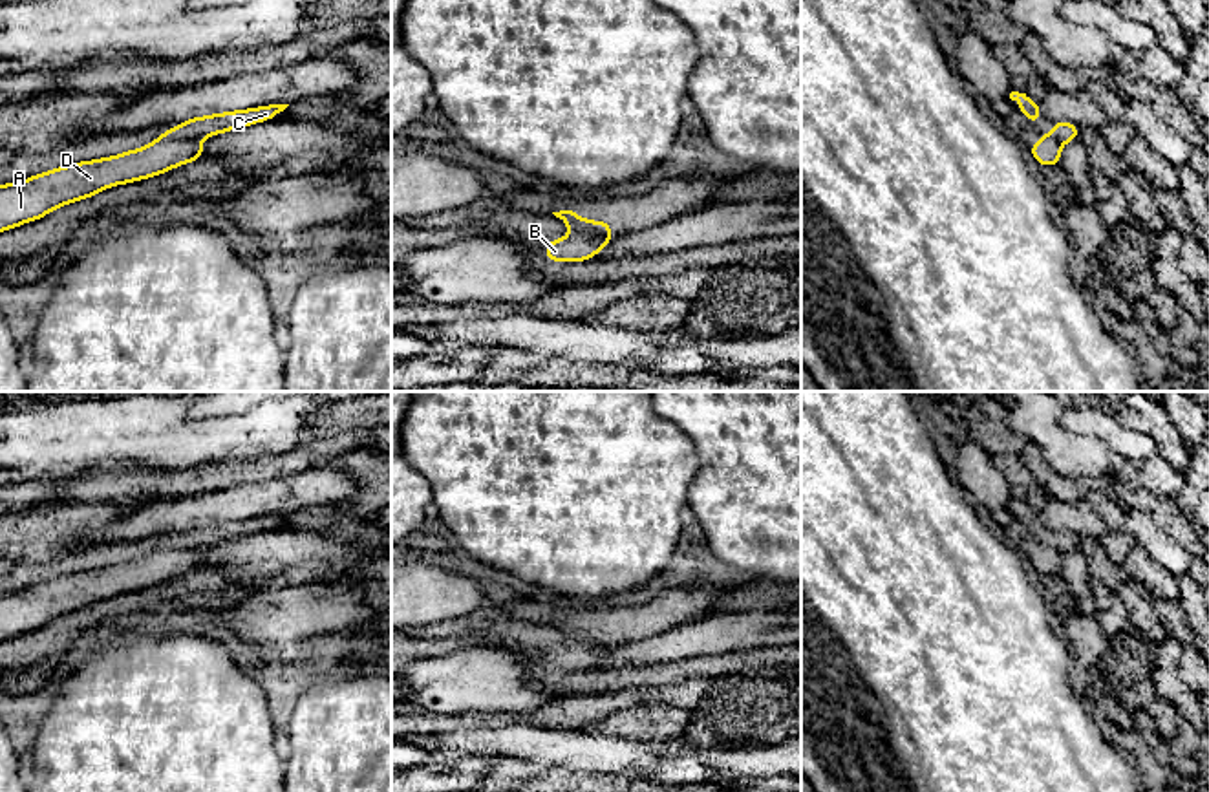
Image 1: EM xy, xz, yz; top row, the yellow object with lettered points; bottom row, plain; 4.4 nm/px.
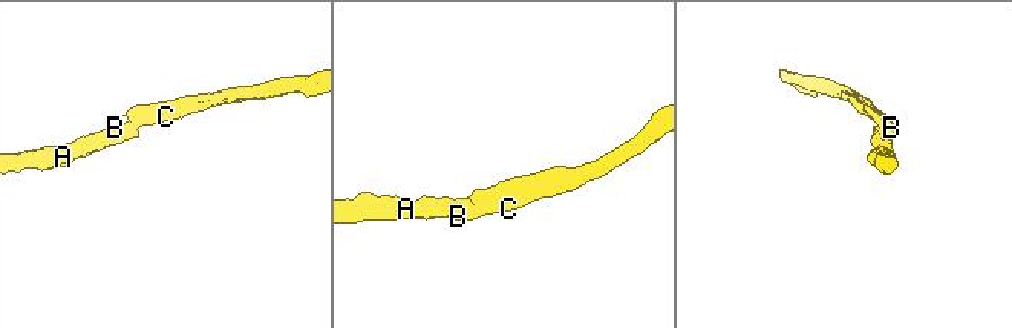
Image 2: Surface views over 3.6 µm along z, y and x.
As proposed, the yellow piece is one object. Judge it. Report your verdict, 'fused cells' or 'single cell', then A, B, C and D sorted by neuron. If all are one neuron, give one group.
fused cells | A D / B C

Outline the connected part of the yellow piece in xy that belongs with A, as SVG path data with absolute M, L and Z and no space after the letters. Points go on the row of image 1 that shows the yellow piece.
M199 137L154 139L139 150L59 166L0 185L0 232L37 221L59 207L91 198L110 187L161 176L201 155Z

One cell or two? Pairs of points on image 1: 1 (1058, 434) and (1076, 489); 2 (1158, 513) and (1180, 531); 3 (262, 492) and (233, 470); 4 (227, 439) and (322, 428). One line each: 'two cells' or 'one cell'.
1: two cells
2: one cell
3: two cells
4: two cells

